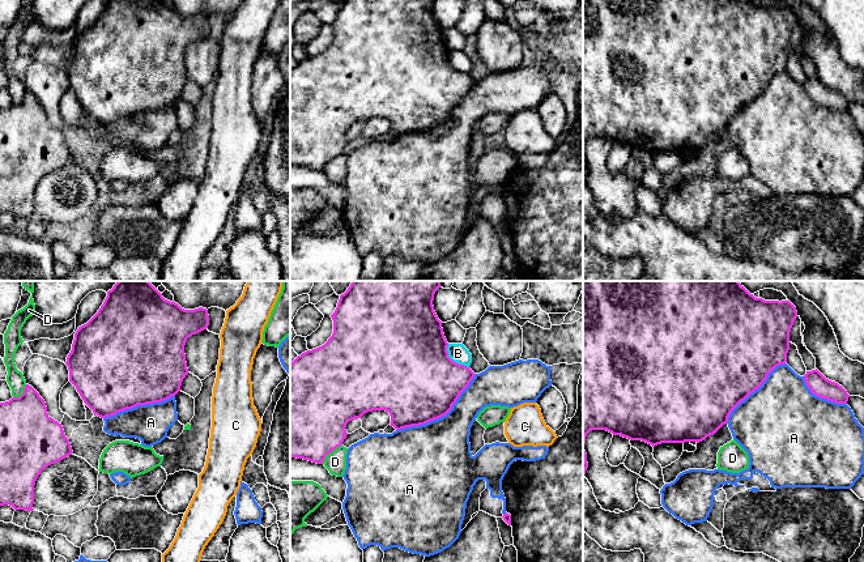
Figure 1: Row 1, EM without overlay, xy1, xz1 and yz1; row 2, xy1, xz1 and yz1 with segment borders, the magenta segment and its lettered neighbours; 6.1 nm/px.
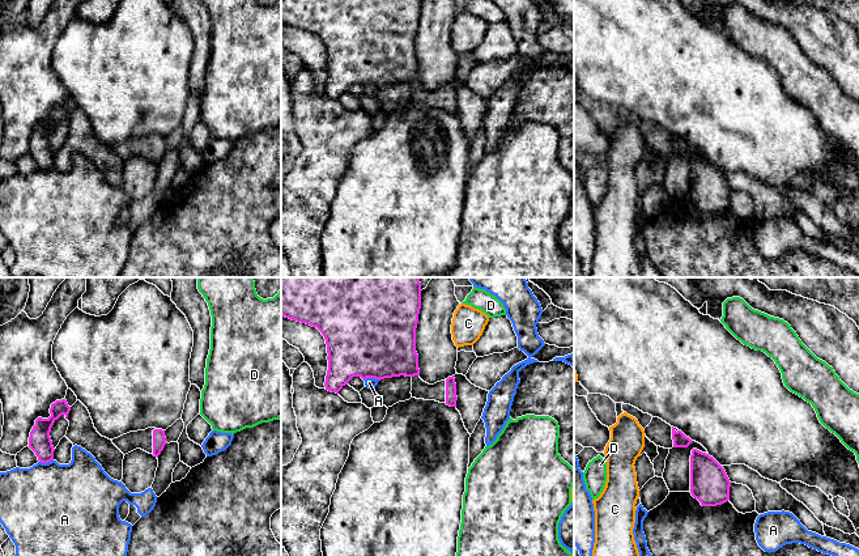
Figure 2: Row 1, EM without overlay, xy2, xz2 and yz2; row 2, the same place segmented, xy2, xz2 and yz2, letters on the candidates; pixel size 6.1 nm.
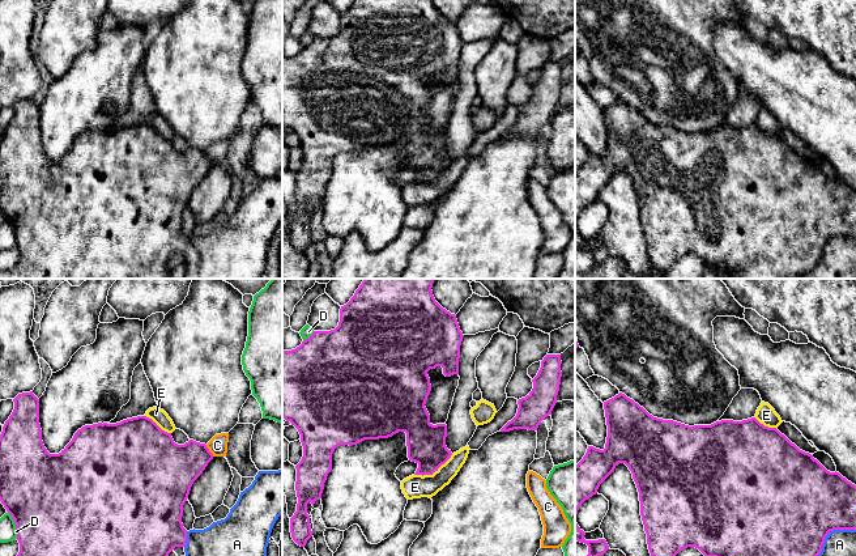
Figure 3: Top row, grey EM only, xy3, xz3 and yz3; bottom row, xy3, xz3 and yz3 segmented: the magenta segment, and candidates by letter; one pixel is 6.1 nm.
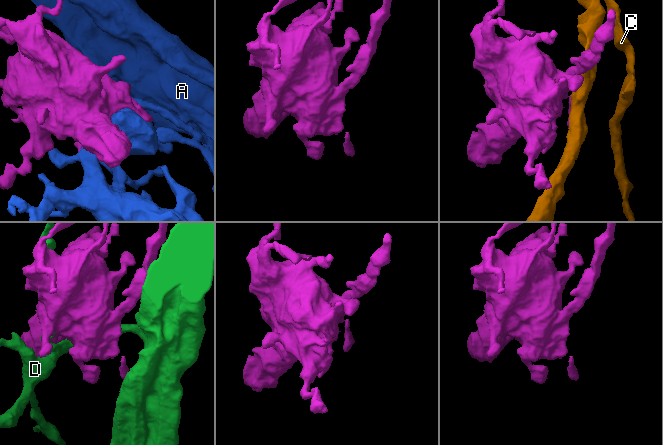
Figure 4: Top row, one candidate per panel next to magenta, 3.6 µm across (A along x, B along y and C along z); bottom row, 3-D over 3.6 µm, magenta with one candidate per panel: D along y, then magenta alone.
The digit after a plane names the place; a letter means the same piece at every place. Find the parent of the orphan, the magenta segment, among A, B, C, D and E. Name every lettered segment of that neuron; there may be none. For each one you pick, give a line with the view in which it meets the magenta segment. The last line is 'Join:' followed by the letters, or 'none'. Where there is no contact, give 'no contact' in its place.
A: contact in xz1
Join: A

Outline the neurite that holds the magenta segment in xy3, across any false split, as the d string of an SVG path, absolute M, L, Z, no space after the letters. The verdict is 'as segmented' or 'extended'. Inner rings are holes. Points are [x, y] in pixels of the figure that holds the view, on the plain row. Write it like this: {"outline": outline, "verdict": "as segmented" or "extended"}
{"outline": "M30 98L30 99L18 101L13 106L13 109L14 109L14 116L13 116L12 122L9 123L9 126L5 128L5 131L3 133L3 139L0 141L0 208L4 212L4 215L7 216L7 218L14 226L17 247L20 250L20 259L12 269L0 271L0 279L171 279L170 271L167 268L167 263L175 254L184 255L186 266L187 266L187 273L186 273L184 279L259 279L263 275L263 272L265 271L267 254L269 250L269 243L271 243L272 235L273 235L276 228L278 226L278 224L282 221L282 177L259 178L257 182L255 183L255 187L252 188L252 191L248 195L246 195L243 199L240 199L237 211L230 216L230 220L227 221L227 224L225 226L213 229L209 234L206 234L204 237L193 235L193 237L187 238L182 230L183 212L188 205L188 201L189 201L193 188L203 181L203 178L205 177L208 170L213 166L213 161L209 158L209 156L206 154L205 150L200 150L193 147L189 147L184 152L178 152L174 149L171 140L162 137L152 126L149 126L146 123L137 123L137 124L123 127L116 131L98 130L98 131L93 131L93 132L85 132L74 140L72 148L65 153L64 157L61 157L59 161L50 161L42 148L42 136L41 136L41 131L39 131L39 106L33 101L33 98Z", "verdict": "extended"}

